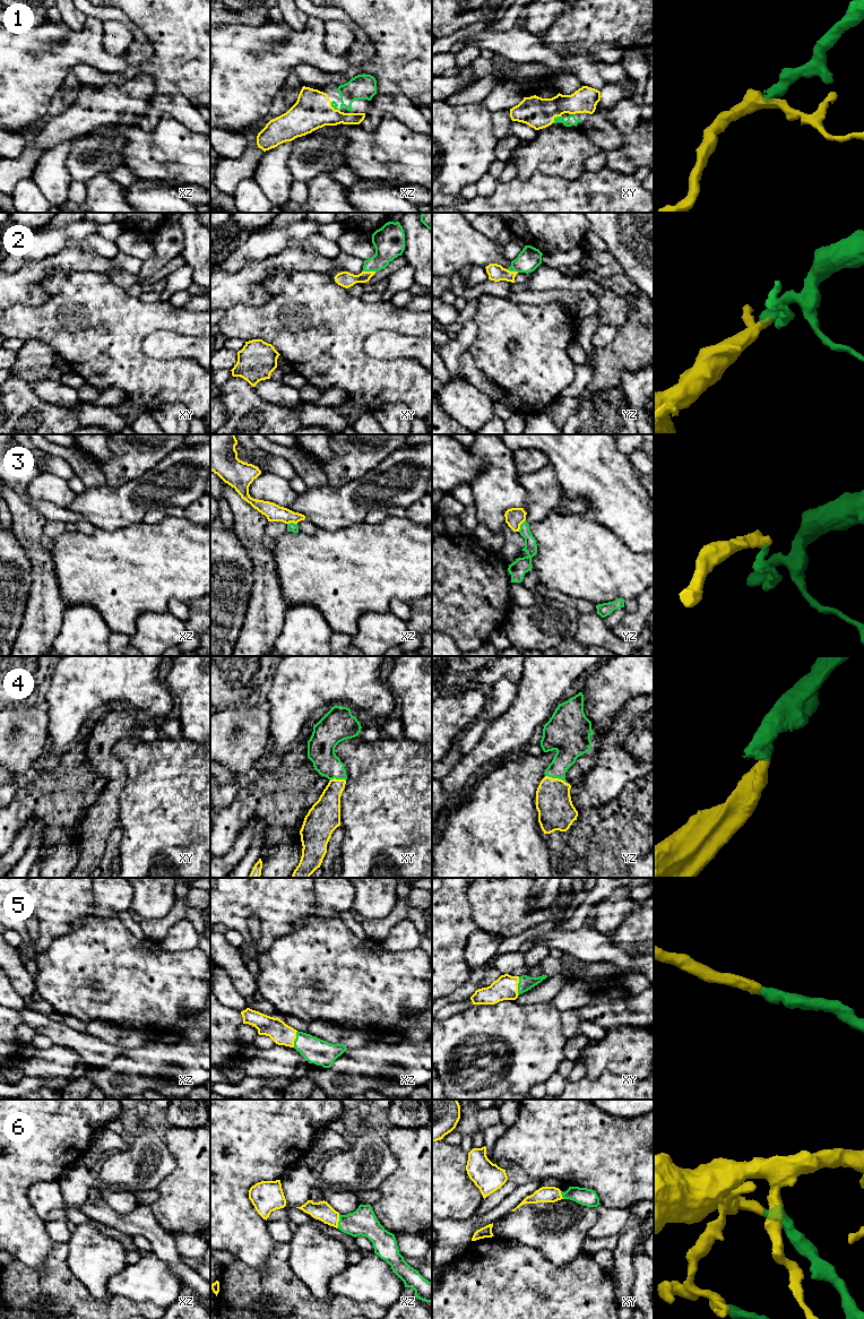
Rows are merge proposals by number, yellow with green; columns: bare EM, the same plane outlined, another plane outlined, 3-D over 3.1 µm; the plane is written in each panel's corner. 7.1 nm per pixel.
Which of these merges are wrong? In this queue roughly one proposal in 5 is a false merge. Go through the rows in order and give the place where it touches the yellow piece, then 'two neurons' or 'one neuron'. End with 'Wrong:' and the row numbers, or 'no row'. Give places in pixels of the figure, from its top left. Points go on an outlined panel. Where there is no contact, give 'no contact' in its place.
1: contact xy (555, 117); one neuron
2: contact xy (369, 272); one neuron
3: contact yz (520, 524); two neurons
4: contact yz (555, 778); one neuron
5: contact xy (517, 986); one neuron
6: contact xz (338, 1221); one neuron
Wrong: 3

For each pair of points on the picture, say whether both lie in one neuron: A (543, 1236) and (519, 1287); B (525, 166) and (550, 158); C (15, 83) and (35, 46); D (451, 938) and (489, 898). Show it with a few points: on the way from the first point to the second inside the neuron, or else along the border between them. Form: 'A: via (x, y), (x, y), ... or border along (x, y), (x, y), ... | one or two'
A: border along (512, 1240), (537, 1248), (551, 1263), (558, 1266) | two
B: via (530, 161), (533, 158), (544, 158) | one
C: via (15, 74), (15, 69), (28, 55) | one
D: border along (466, 890), (471, 916), (478, 928) | two

